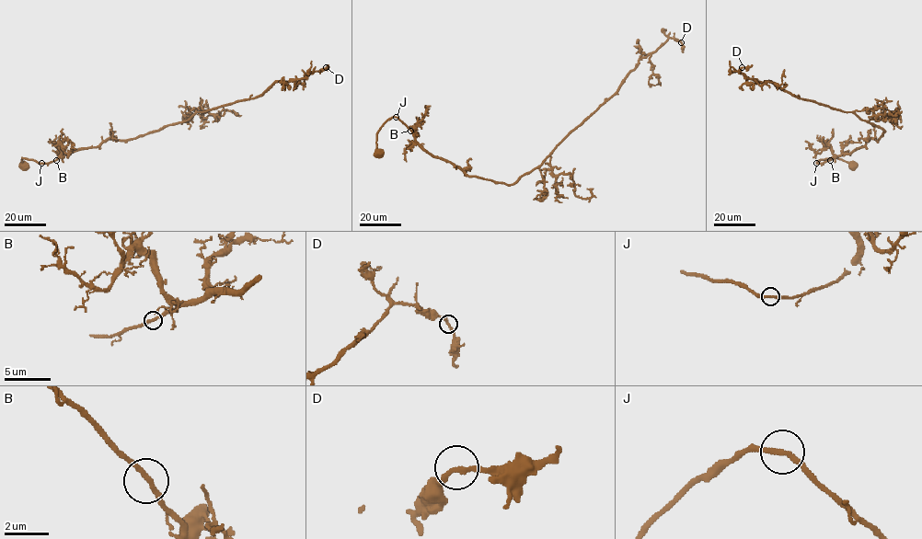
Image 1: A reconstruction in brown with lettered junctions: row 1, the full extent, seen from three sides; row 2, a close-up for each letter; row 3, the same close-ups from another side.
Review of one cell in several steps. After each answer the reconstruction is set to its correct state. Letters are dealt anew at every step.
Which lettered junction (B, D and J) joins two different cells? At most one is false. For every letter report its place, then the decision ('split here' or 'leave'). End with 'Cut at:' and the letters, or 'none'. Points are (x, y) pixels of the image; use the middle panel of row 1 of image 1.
B: at (410, 131); leave
D: at (681, 42); leave
J: at (396, 117); leave
Cut at: none

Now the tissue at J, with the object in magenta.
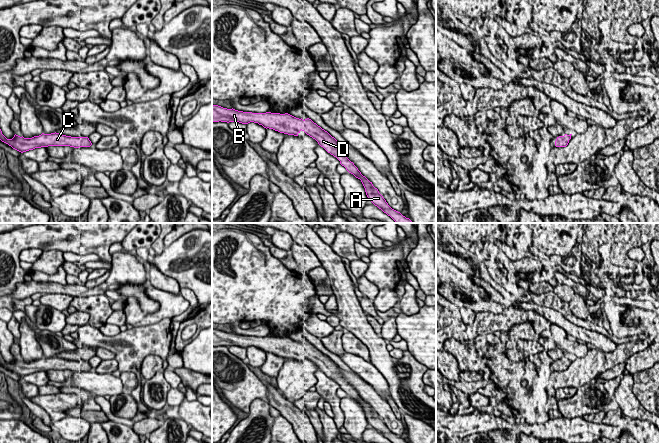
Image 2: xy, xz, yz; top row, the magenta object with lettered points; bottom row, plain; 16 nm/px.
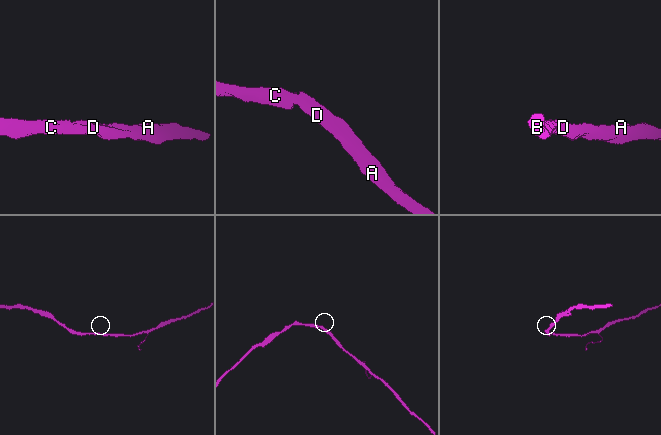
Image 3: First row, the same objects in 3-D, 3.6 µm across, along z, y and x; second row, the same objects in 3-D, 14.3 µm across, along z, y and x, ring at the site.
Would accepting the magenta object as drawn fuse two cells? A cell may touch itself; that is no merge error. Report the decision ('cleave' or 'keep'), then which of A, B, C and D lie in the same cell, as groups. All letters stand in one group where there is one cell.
keep; groups A B C D

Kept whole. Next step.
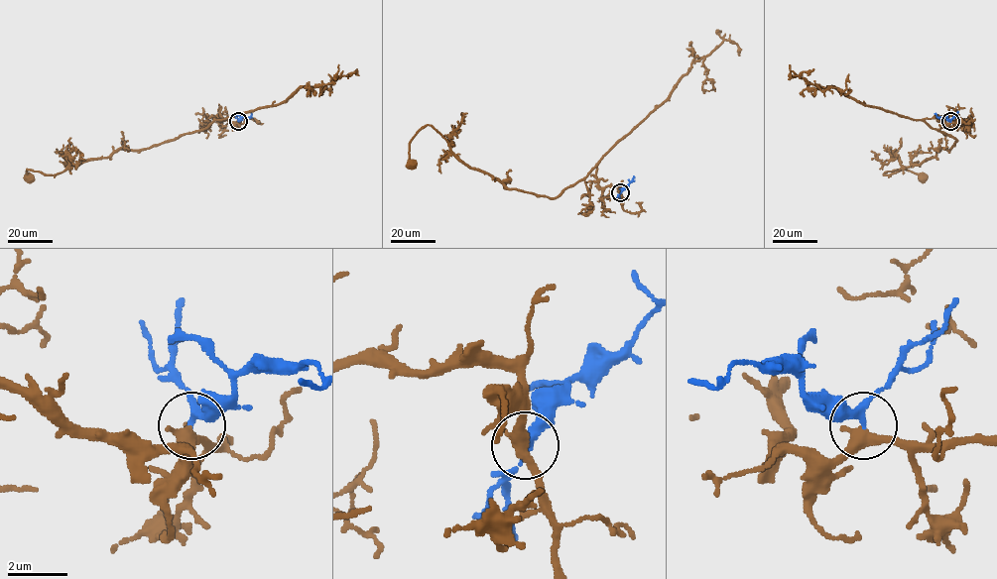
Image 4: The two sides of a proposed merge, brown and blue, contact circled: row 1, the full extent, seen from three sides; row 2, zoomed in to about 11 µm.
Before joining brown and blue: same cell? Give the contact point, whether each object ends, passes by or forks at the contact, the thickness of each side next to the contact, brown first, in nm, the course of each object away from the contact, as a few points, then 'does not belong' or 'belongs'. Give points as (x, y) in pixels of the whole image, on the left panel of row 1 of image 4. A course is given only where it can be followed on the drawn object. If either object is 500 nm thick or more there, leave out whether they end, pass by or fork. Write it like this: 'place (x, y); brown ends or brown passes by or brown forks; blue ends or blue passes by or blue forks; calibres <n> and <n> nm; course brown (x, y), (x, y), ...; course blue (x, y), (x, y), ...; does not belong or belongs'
place (238, 121); brown passes by; blue passes by; calibres 360 and 240 nm; course brown (238, 121), (216, 117), (205, 128), (173, 141), (117, 149), (53, 175), (27, 169), (28, 178); course blue (238, 121), (242, 117), (250, 118), (251, 113); belongs

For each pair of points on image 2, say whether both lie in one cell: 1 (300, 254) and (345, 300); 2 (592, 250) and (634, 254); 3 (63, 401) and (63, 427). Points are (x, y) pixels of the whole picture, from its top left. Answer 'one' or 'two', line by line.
1: two
2: two
3: two

